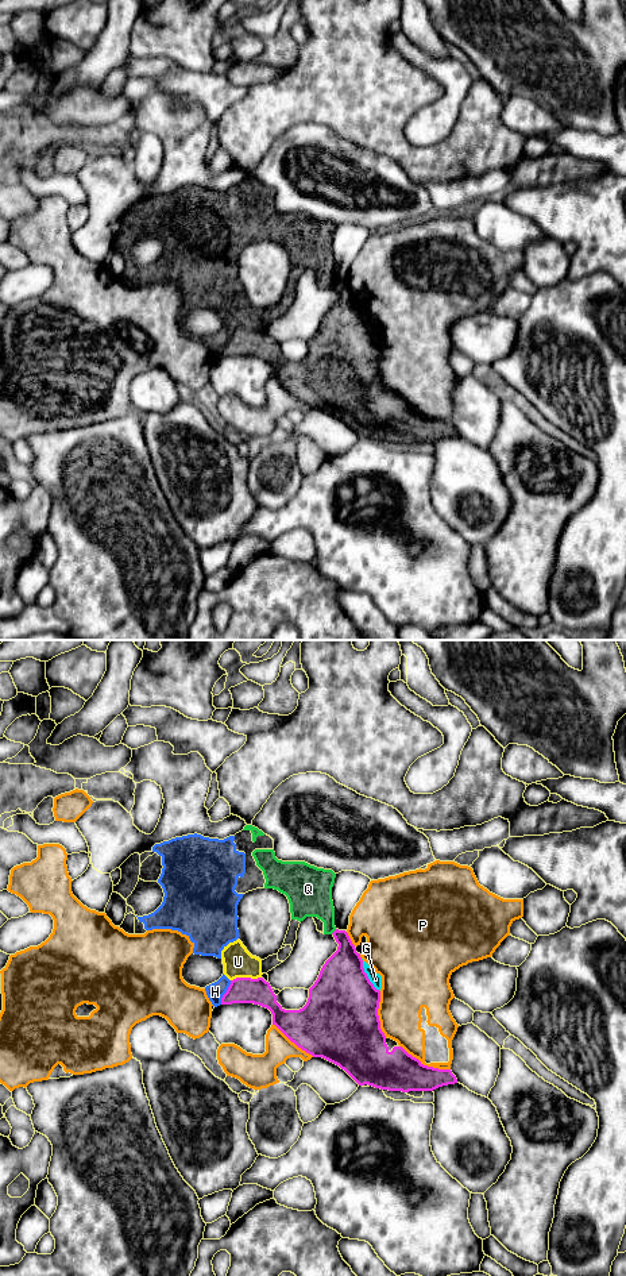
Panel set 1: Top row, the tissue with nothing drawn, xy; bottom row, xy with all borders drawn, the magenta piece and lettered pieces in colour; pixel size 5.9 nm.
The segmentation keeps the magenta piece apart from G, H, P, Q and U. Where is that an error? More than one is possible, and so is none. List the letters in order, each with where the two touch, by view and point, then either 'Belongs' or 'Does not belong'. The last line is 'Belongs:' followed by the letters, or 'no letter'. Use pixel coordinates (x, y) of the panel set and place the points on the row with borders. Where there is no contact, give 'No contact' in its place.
G: Touches magenta at xy (366, 975). Does not belong
H: Touches magenta at xy (225, 993). Does not belong
P: Touches magenta at xy (425, 1066). Does not belong
Q: Touches magenta at xy (335, 931). Does not belong
U: Touches magenta at xy (246, 978). Does not belong
Belongs: no letter

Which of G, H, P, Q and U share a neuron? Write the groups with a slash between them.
G H Q U / P

